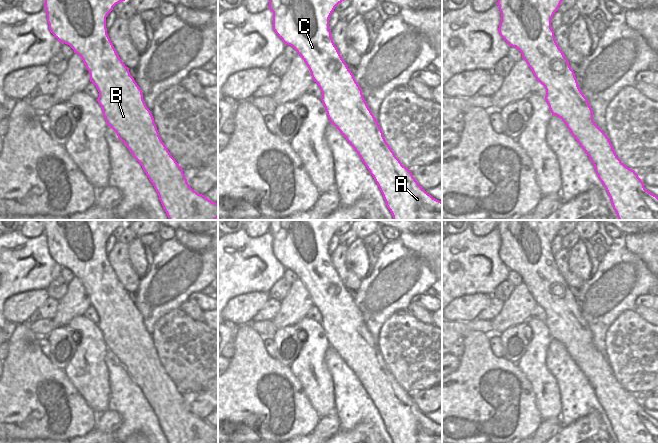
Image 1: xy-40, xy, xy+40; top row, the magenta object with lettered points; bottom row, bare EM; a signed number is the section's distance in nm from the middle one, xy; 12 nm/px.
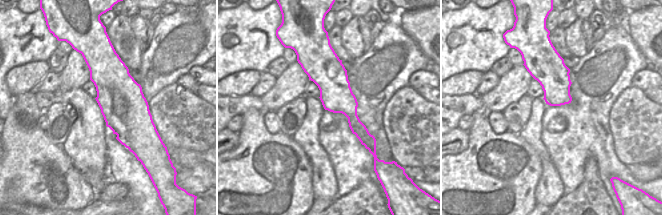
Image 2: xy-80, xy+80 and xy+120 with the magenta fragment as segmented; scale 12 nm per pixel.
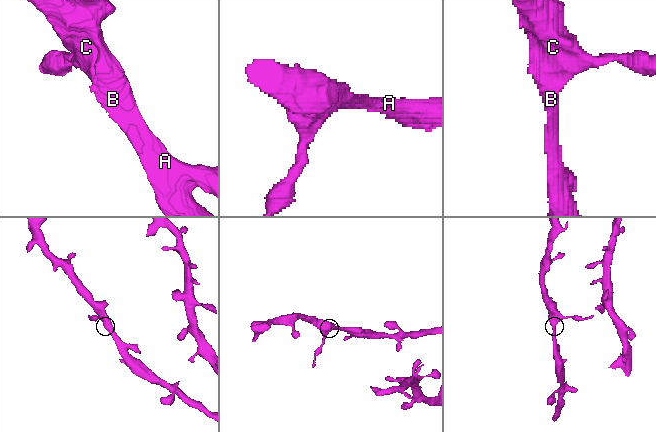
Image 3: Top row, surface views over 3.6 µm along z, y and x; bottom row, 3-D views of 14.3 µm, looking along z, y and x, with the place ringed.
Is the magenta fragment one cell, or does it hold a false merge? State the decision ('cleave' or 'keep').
keep

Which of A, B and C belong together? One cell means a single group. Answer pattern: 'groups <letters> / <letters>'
groups A B C

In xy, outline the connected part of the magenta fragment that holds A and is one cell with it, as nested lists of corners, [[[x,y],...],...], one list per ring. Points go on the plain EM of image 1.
[[[268,220],[268,222],[268,232],[273,236],[273,254],[285,269],[290,269],[297,275],[308,290],[314,306],[318,308],[322,316],[321,325],[329,345],[346,362],[373,400],[393,444],[442,444],[442,426],[428,418],[415,404],[411,395],[395,380],[383,360],[378,344],[369,333],[360,310],[333,266],[329,242],[335,231],[347,220]]]

